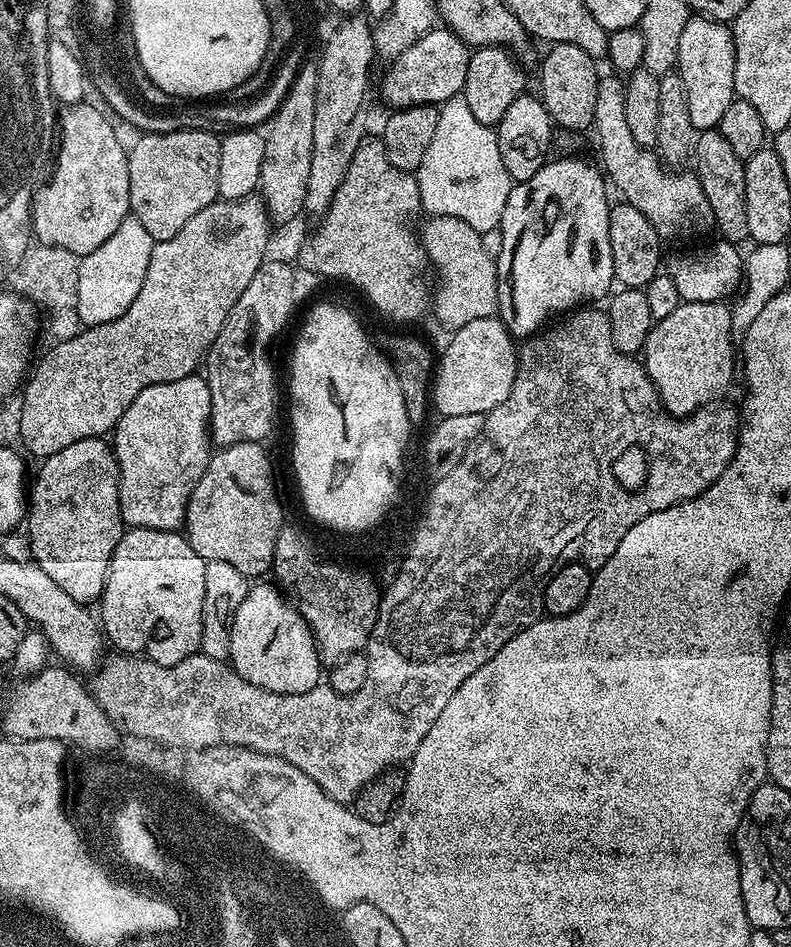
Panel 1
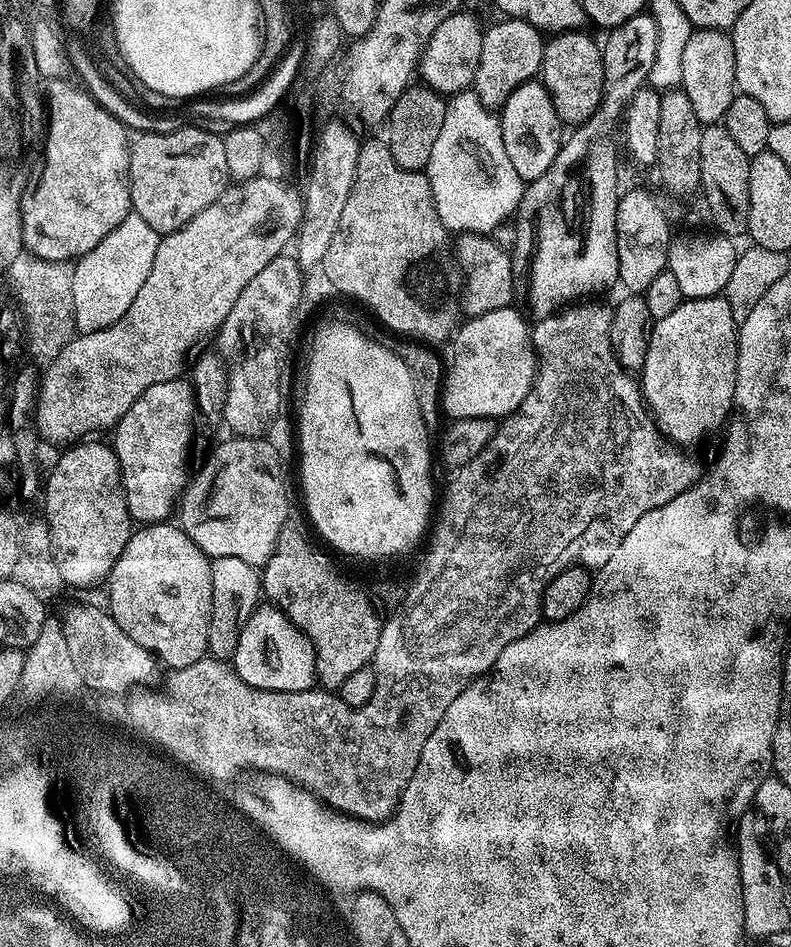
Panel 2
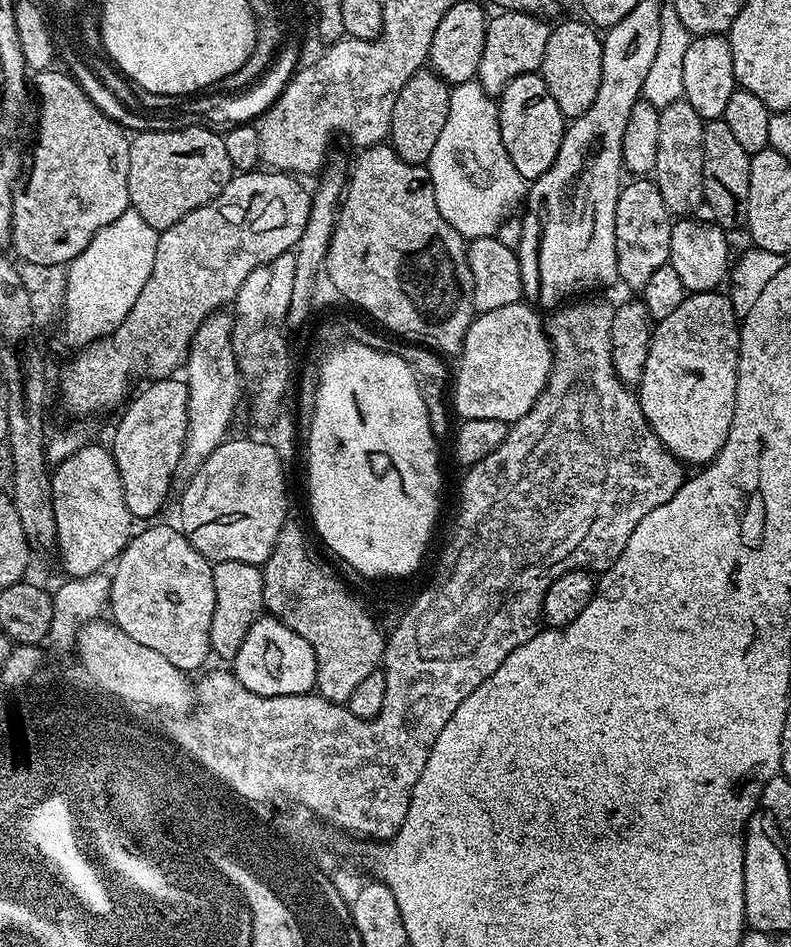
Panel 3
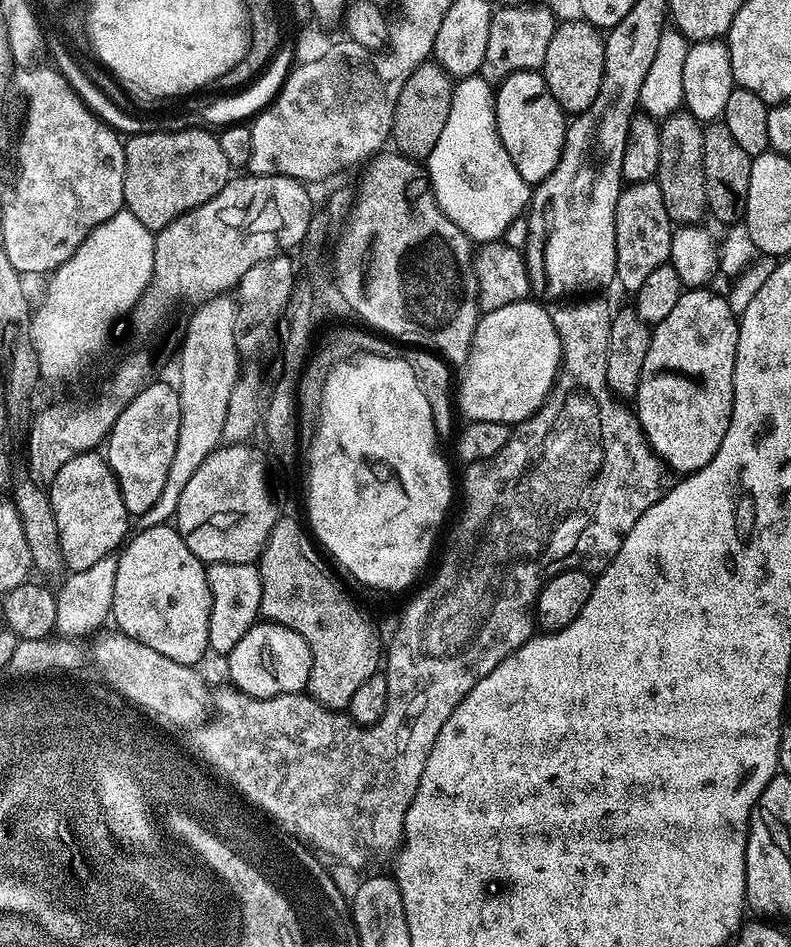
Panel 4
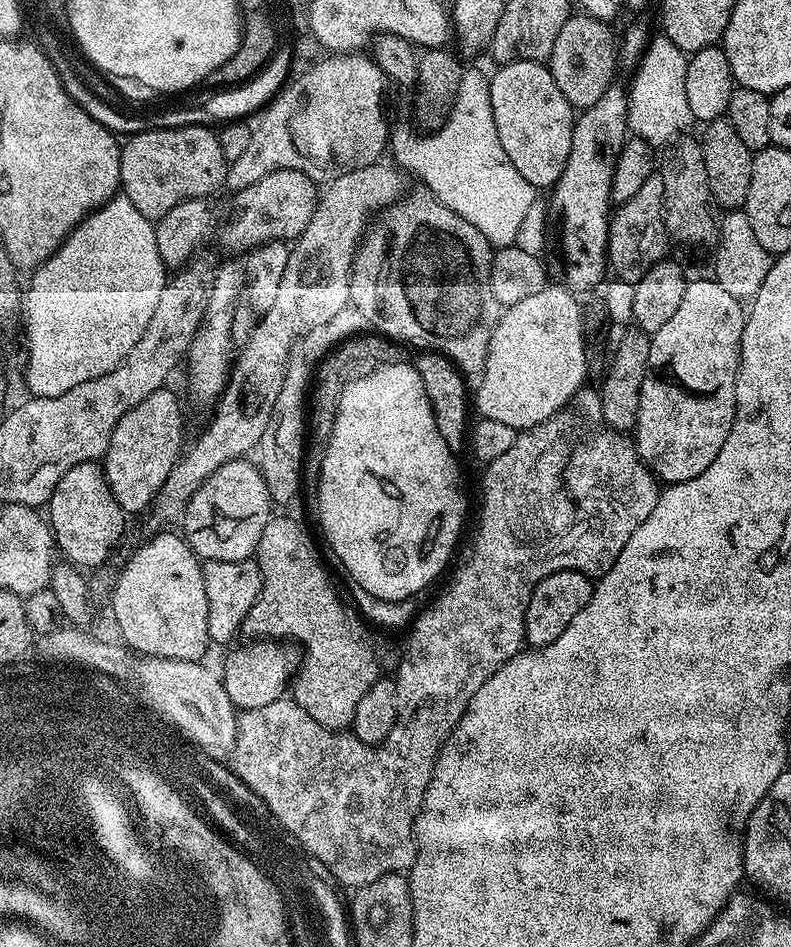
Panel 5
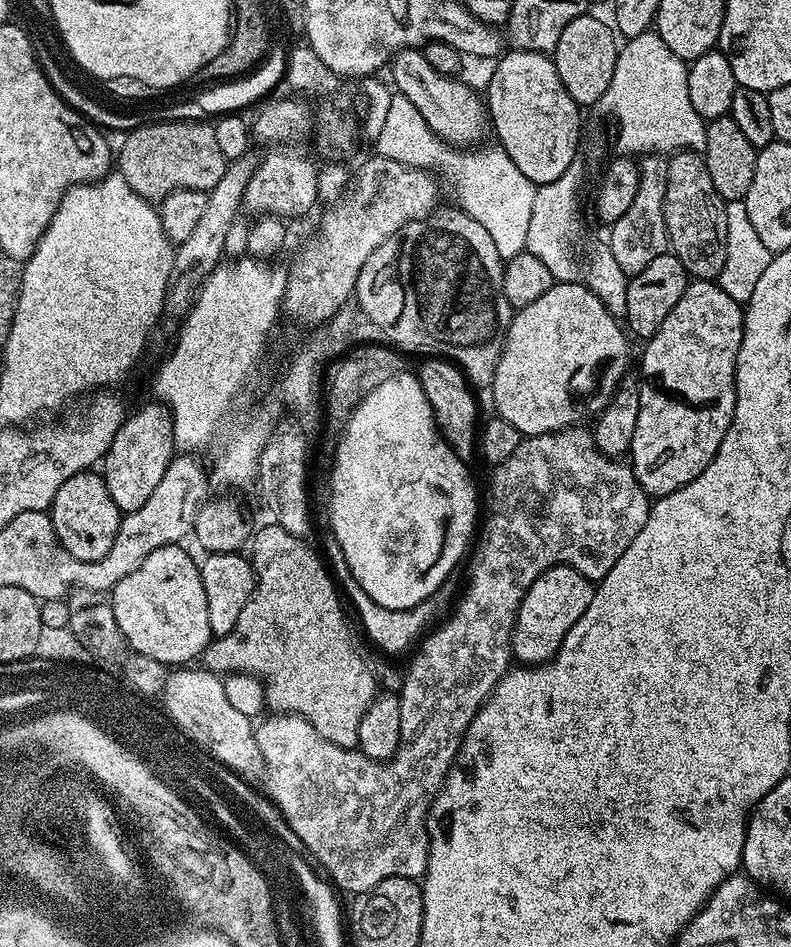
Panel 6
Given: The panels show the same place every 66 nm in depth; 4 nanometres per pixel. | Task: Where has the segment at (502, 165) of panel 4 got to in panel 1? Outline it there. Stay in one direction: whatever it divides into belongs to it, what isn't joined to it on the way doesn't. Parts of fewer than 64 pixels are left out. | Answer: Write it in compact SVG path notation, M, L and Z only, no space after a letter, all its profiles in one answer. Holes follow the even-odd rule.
M463 95L450 98L445 104L439 105L439 110L434 139L430 141L430 146L422 158L422 166L414 174L420 191L421 209L432 216L458 218L479 233L499 228L514 181L502 162L495 131L489 125L478 122L478 118L474 118L474 113L470 111L470 106L466 106Z

